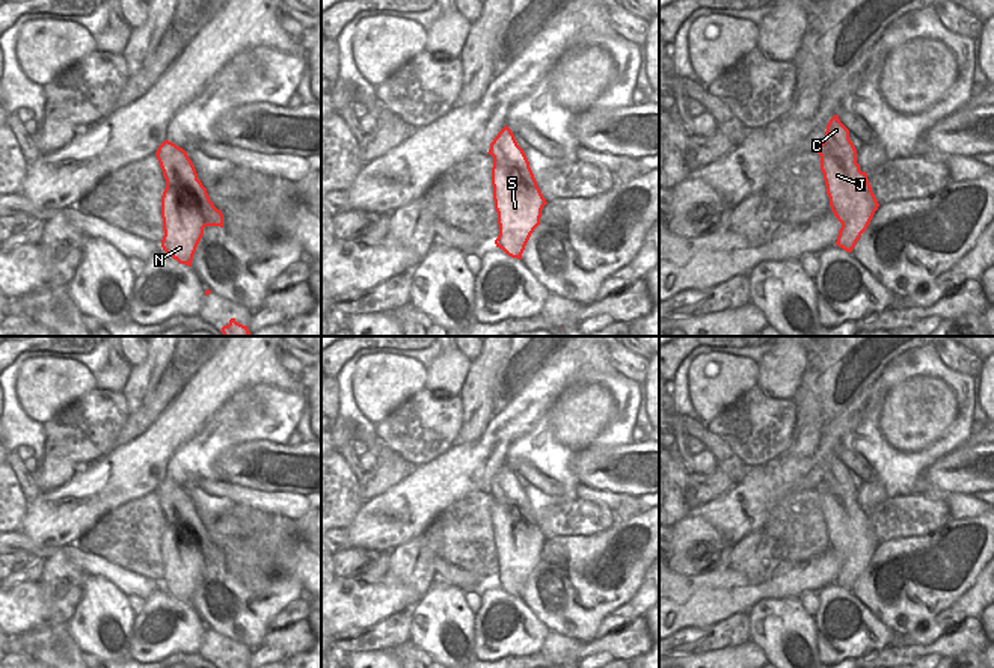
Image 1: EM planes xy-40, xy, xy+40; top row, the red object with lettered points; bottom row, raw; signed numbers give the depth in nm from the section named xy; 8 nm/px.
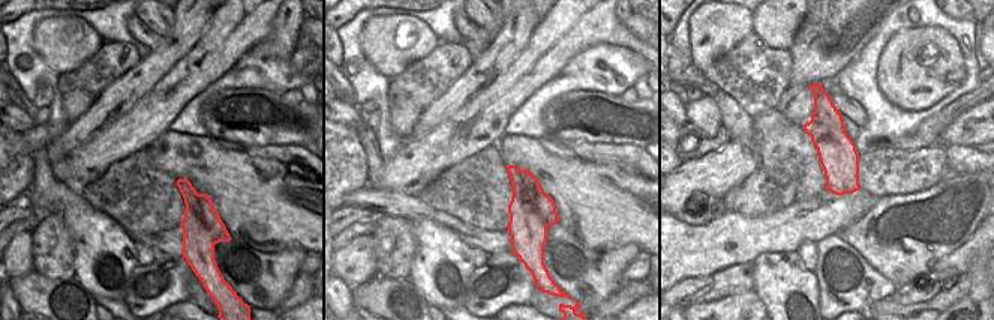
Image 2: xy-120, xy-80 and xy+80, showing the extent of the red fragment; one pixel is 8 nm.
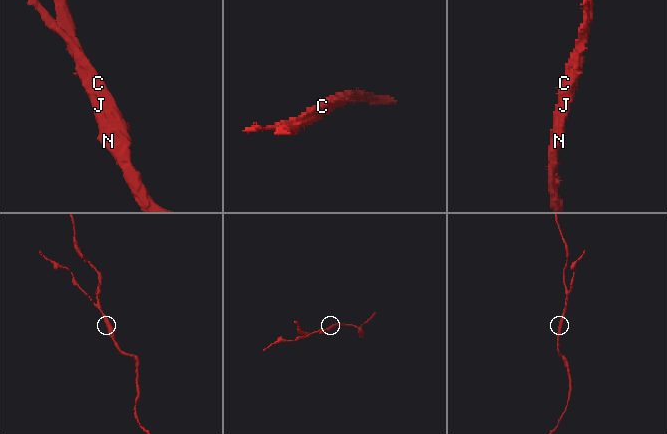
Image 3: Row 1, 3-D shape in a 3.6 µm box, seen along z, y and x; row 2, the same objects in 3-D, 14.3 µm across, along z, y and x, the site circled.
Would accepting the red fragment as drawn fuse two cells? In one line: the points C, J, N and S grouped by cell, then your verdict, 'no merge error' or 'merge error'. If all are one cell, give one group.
C / J N S | merge error

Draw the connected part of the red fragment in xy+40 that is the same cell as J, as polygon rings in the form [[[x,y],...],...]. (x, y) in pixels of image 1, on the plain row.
[[[825,478],[816,490],[821,493],[821,508],[831,549],[842,561],[836,582],[851,591],[872,558],[870,552],[861,549],[866,540],[867,517],[855,498],[840,498],[831,493]]]

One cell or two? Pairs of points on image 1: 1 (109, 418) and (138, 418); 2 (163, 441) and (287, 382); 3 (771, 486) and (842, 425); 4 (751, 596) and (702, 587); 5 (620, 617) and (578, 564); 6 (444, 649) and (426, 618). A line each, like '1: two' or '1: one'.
1: two
2: one
3: one
4: one
5: two
6: one

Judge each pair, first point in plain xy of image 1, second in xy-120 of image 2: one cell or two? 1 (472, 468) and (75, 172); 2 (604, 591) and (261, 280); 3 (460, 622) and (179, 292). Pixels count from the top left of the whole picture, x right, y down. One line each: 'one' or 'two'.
1: one
2: one
3: two

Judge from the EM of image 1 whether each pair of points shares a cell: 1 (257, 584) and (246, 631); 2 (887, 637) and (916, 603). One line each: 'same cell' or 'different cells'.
1: same cell
2: different cells

